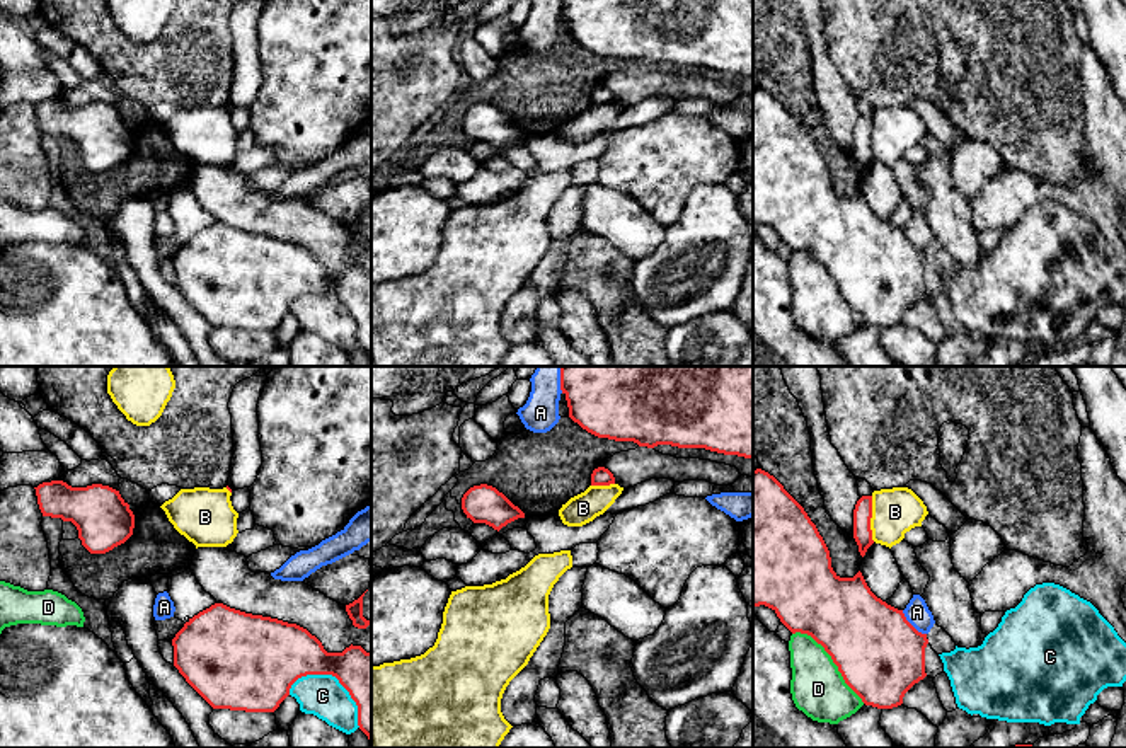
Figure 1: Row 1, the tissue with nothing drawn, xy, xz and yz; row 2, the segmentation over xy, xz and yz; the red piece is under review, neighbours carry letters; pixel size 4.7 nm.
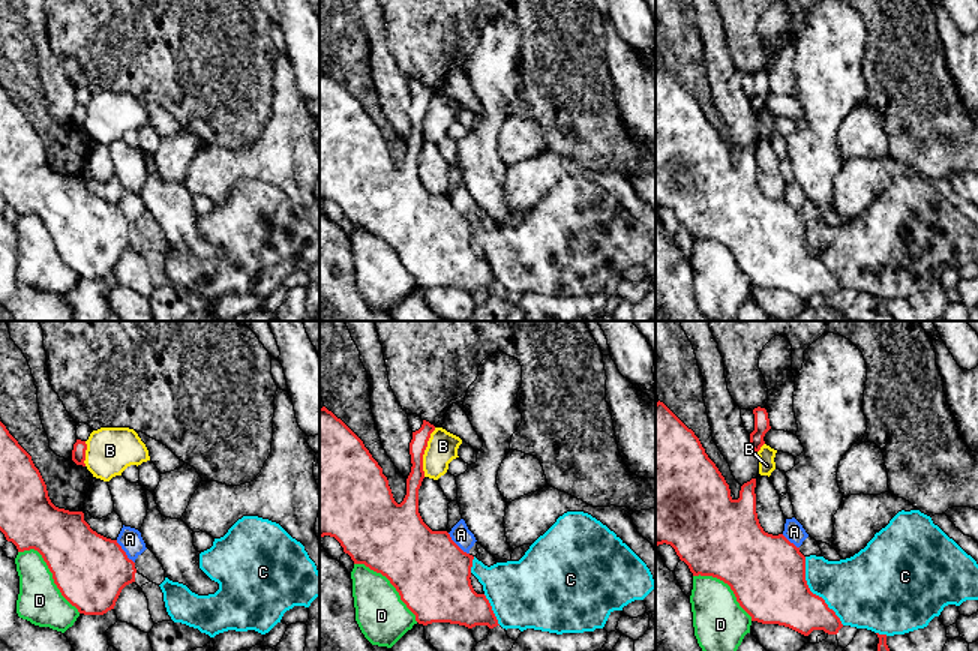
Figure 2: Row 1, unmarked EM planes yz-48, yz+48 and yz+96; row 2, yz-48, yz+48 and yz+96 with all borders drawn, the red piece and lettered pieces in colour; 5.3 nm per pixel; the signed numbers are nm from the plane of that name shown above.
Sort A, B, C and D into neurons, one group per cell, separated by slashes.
A / B / C / D

